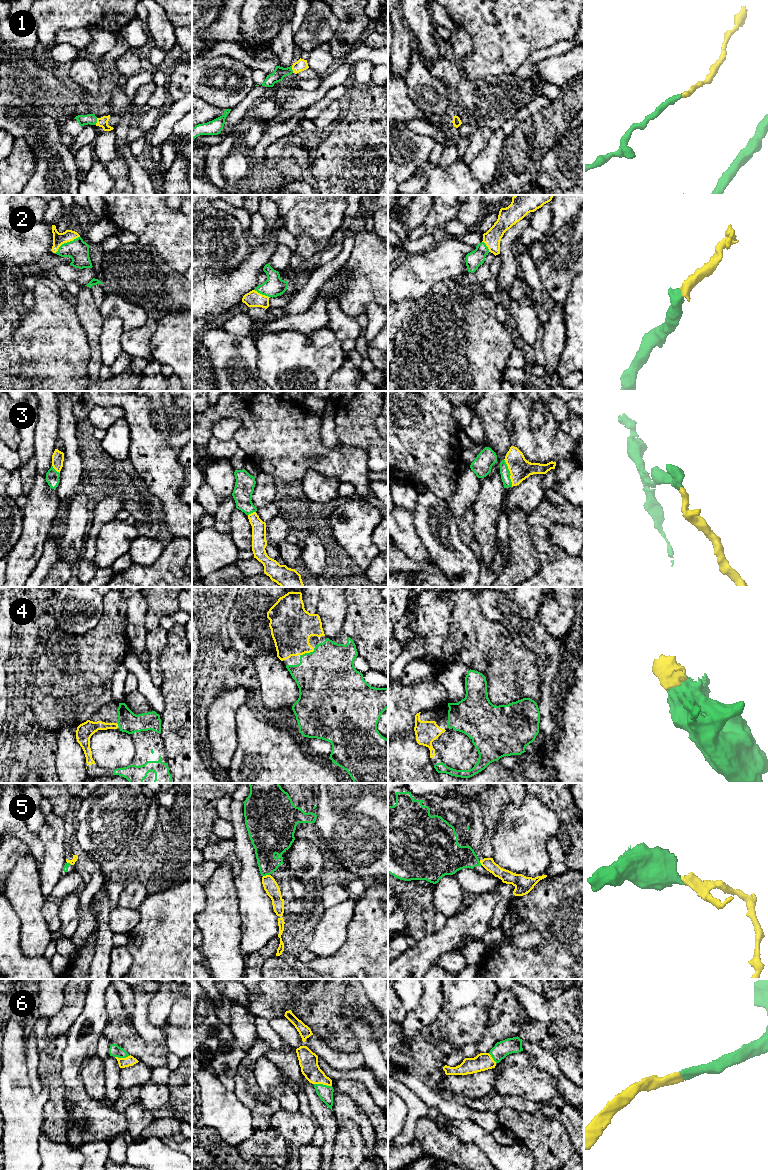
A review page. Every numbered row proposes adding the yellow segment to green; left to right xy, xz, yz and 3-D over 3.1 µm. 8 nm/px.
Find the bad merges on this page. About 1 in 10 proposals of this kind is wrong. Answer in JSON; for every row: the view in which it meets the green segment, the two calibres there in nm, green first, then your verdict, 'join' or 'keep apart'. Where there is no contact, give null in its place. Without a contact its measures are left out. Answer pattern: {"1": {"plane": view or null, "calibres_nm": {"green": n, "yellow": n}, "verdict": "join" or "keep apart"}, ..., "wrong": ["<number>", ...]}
{"1": {"plane": "xy", "calibres_nm": {"green": 90, "yellow": 80}, "verdict": "join"}, "2": {"plane": "xy", "calibres_nm": {"green": 170, "yellow": 100}, "verdict": "join"}, "3": {"plane": "yz", "calibres_nm": {"green": 80, "yellow": 170}, "verdict": "join"}, "4": {"plane": "xz", "calibres_nm": {"green": 480, "yellow": 340}, "verdict": "join"}, "5": {"plane": "xz", "calibres_nm": {"green": 220, "yellow": 120}, "verdict": "join"}, "6": {"plane": "xz", "calibres_nm": {"green": 120, "yellow": 160}, "verdict": "join"}, "wrong": []}

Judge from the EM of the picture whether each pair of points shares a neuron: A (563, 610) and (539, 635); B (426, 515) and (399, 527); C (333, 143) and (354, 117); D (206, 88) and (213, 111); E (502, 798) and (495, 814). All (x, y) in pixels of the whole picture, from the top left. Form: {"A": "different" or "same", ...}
{"A": "different", "B": "different", "C": "same", "D": "different", "E": "same"}

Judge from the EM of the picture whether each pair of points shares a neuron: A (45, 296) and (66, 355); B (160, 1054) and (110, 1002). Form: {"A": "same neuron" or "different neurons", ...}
{"A": "same neuron", "B": "same neuron"}

